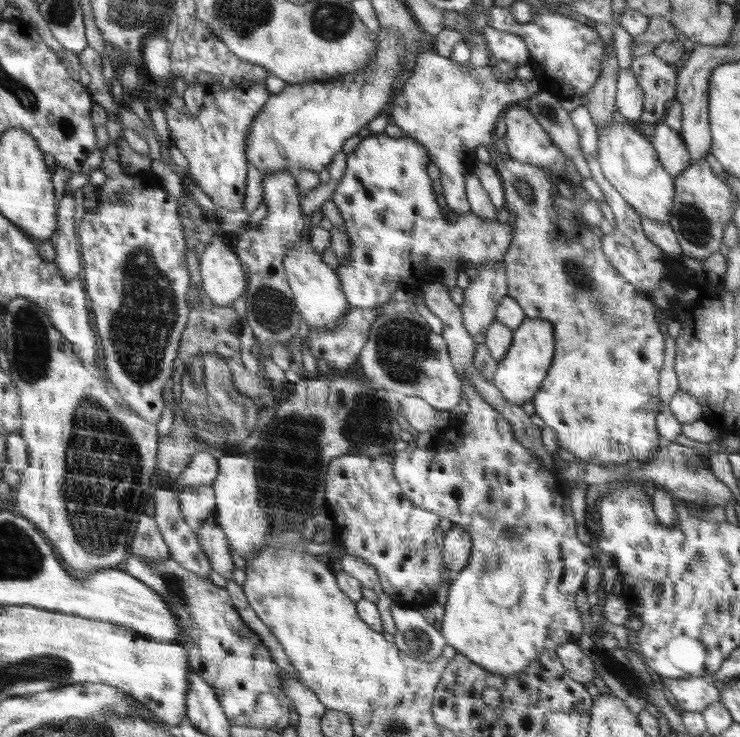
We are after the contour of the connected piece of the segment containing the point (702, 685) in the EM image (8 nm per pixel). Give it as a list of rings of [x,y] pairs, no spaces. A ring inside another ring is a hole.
[[[706,677],[663,679],[681,711],[701,713],[708,705],[719,700],[720,686]]]

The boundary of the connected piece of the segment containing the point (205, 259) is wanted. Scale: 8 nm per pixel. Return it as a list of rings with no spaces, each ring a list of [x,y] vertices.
[[[216,236],[200,260],[201,288],[210,301],[222,308],[246,294],[247,273],[237,254]]]

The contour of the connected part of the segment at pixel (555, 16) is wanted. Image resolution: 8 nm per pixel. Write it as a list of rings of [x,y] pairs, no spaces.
[[[495,7],[488,14],[486,26],[520,36],[529,50],[528,64],[536,71],[543,86],[541,91],[546,89],[559,99],[586,95],[596,85],[602,73],[605,44],[598,31],[570,16],[552,11],[538,11],[533,13],[530,22],[519,23],[514,20],[508,7]]]

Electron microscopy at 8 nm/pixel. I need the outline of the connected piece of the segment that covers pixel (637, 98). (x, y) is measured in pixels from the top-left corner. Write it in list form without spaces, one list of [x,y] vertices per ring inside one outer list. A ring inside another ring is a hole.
[[[619,68],[615,94],[616,109],[626,118],[626,122],[633,124],[640,120],[643,112],[643,91],[635,77],[630,68]]]

